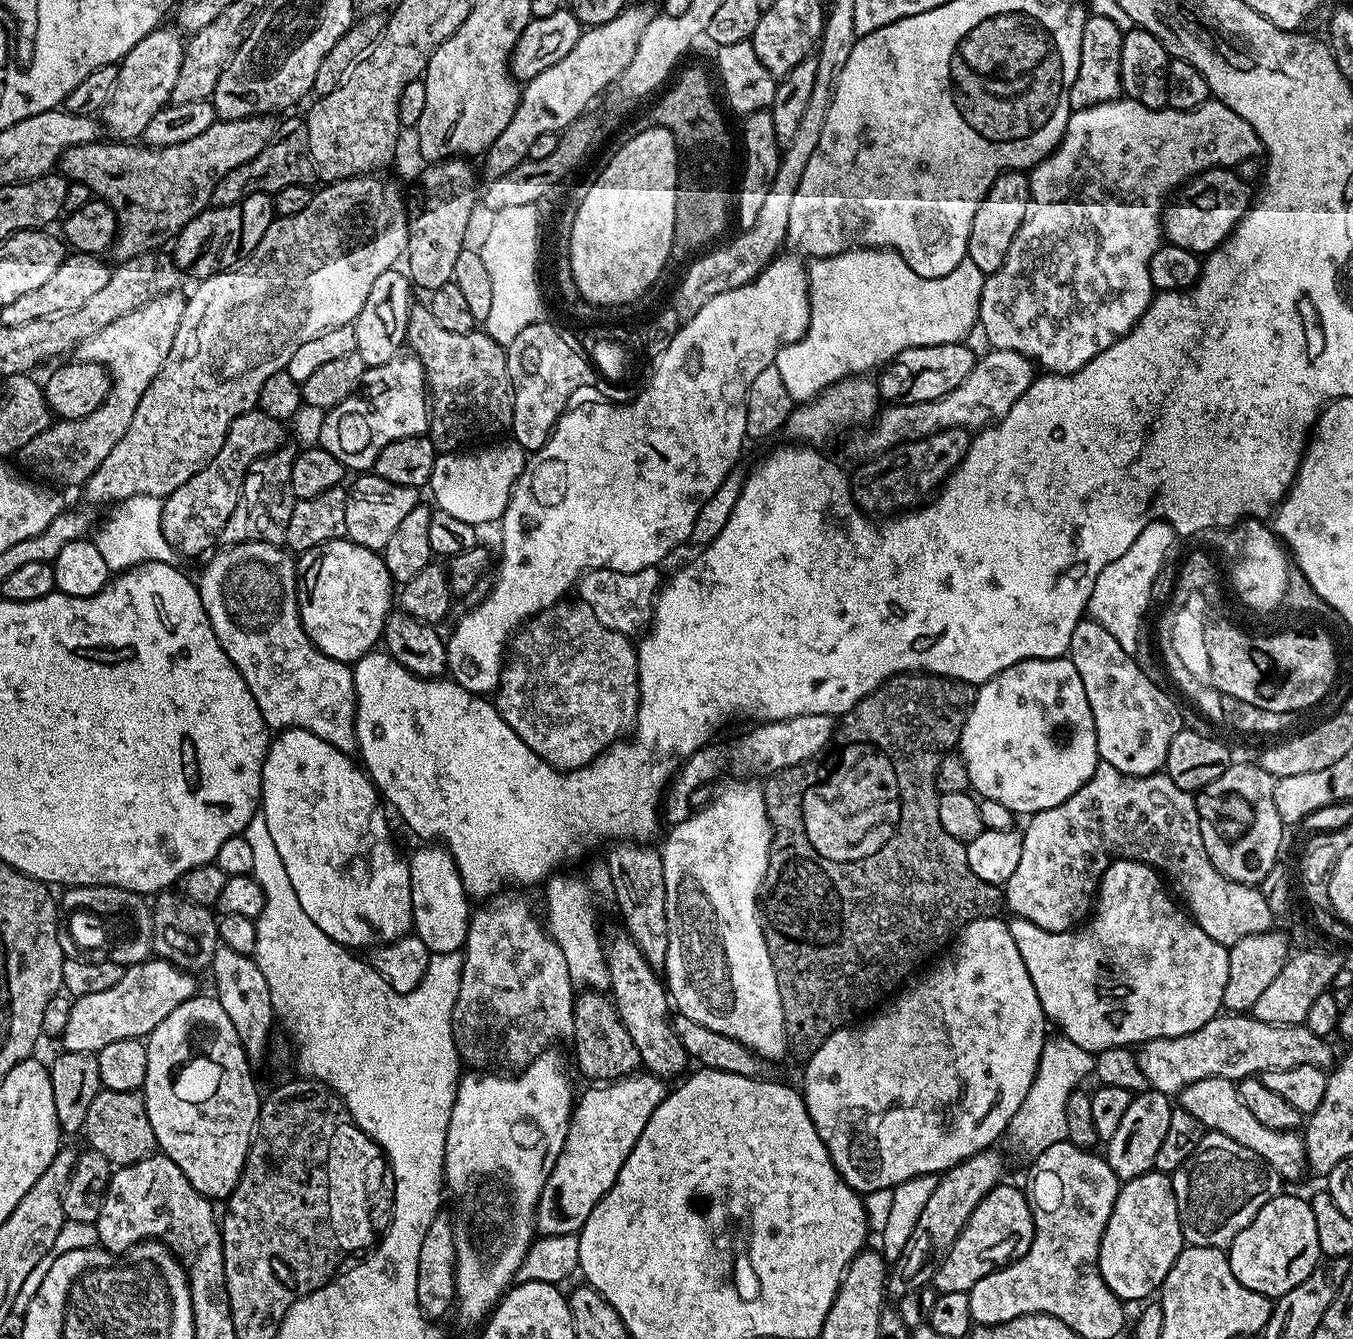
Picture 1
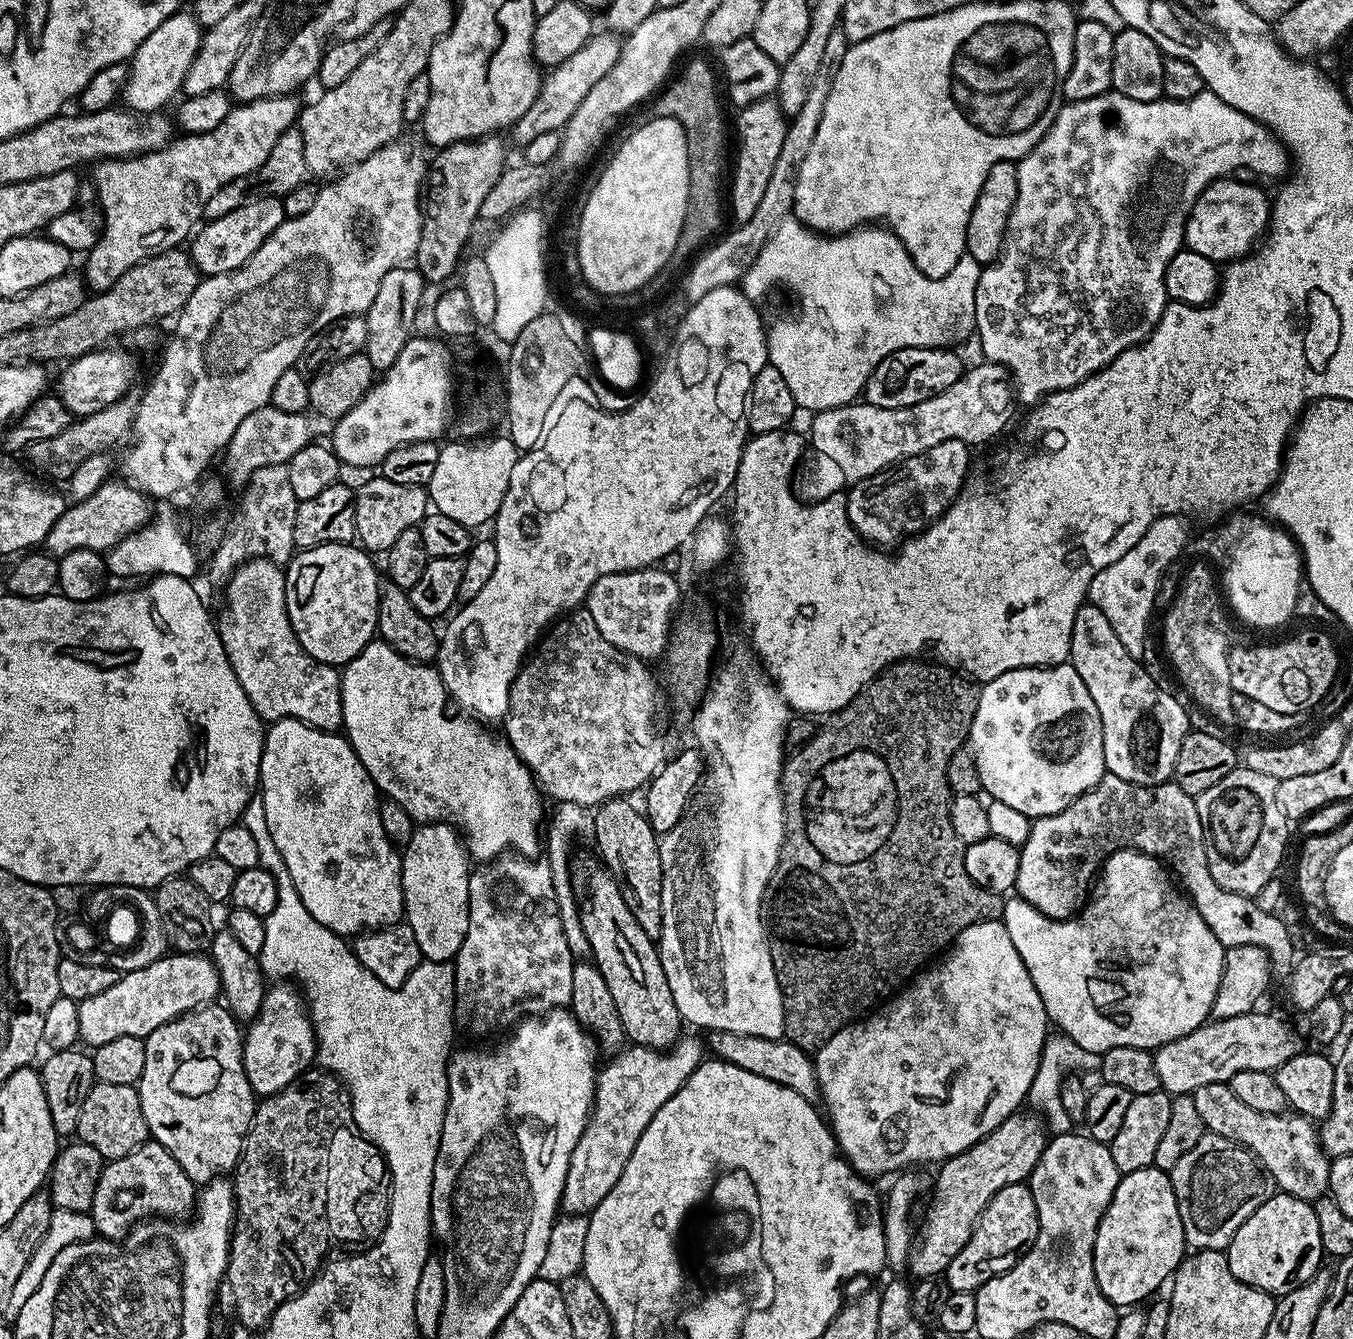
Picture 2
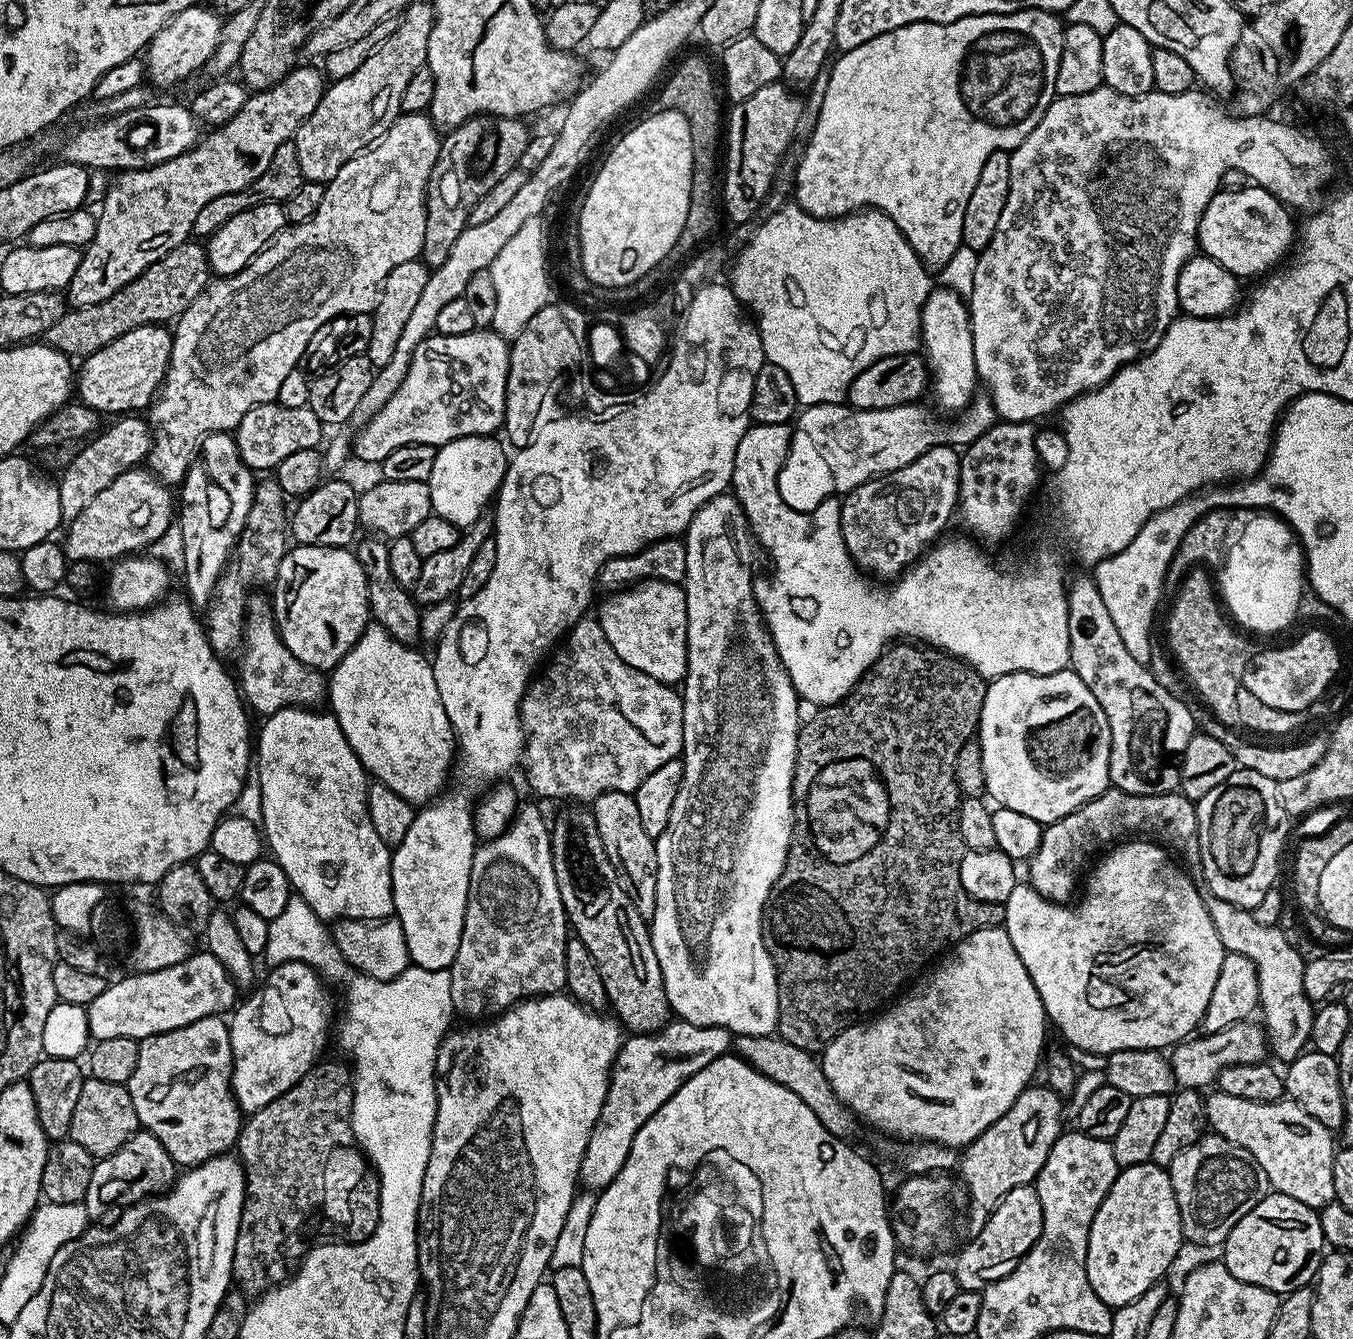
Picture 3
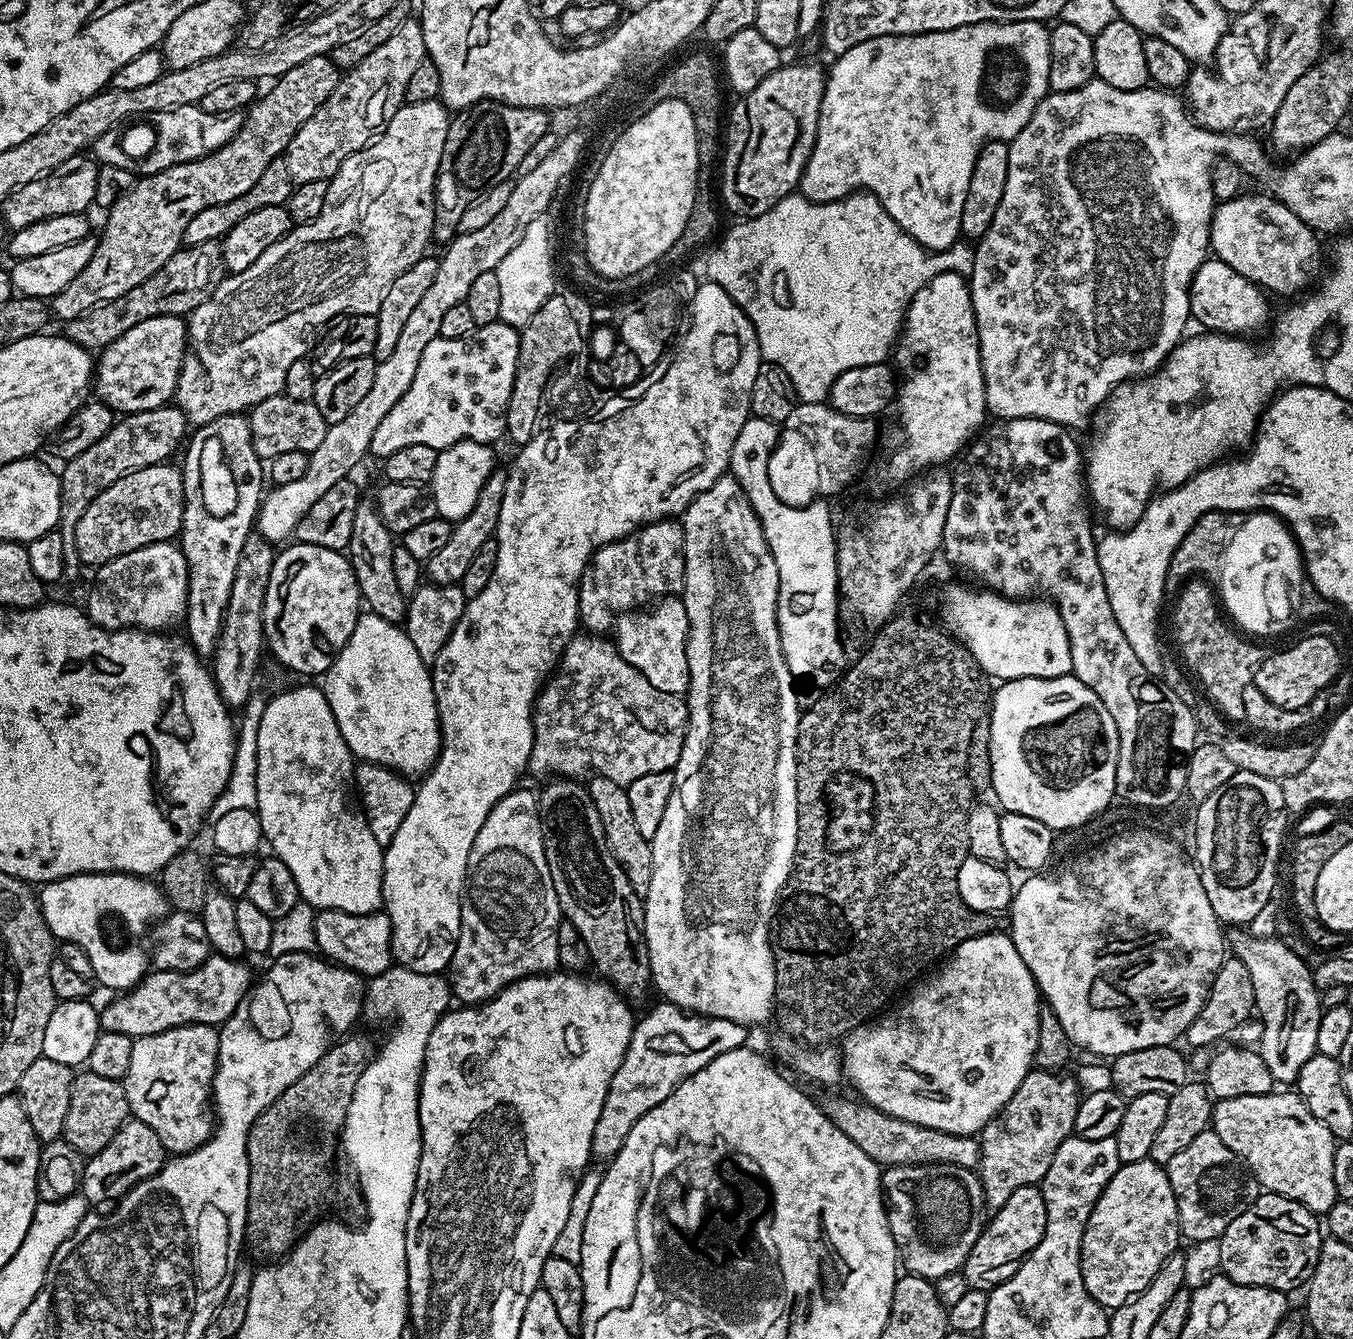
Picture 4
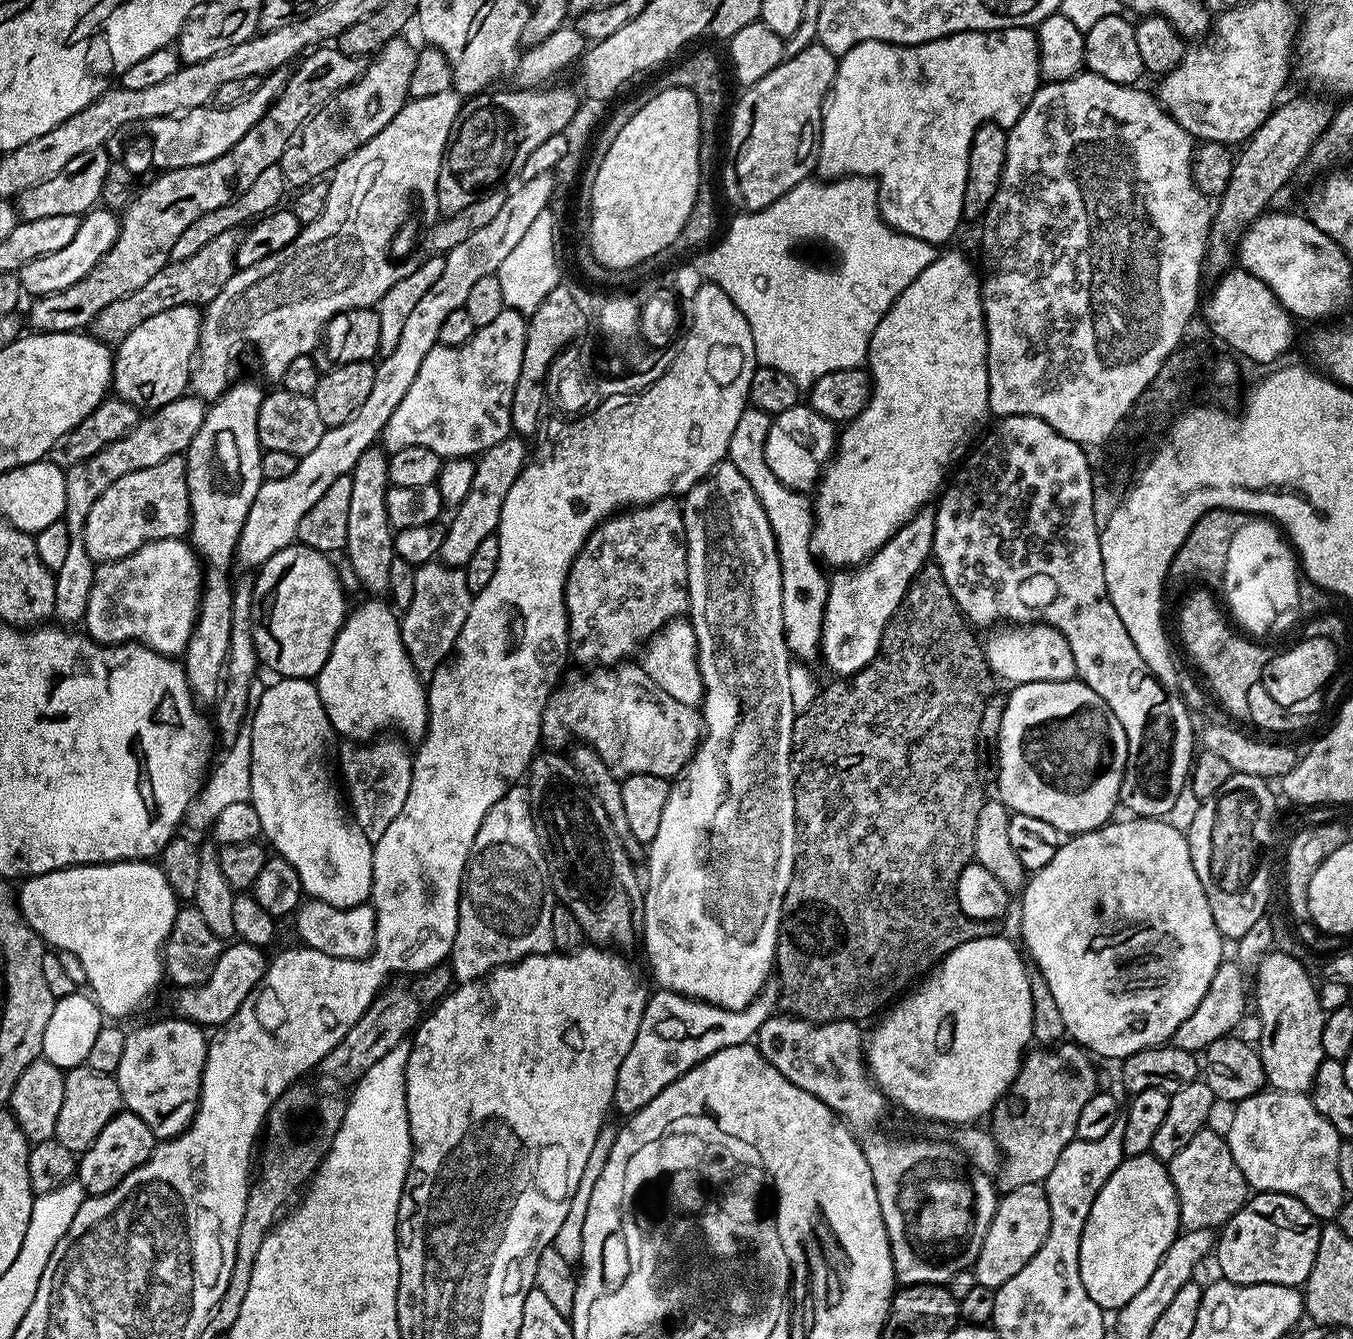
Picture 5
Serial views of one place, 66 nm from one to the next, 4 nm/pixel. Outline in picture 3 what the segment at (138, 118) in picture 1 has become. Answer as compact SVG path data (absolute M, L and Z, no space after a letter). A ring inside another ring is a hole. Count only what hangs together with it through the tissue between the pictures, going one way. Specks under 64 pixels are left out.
M193 6L179 12L173 20L167 20L154 34L146 49L146 76L160 88L172 88L186 79L191 72L203 69L220 41L221 13L211 7Z

